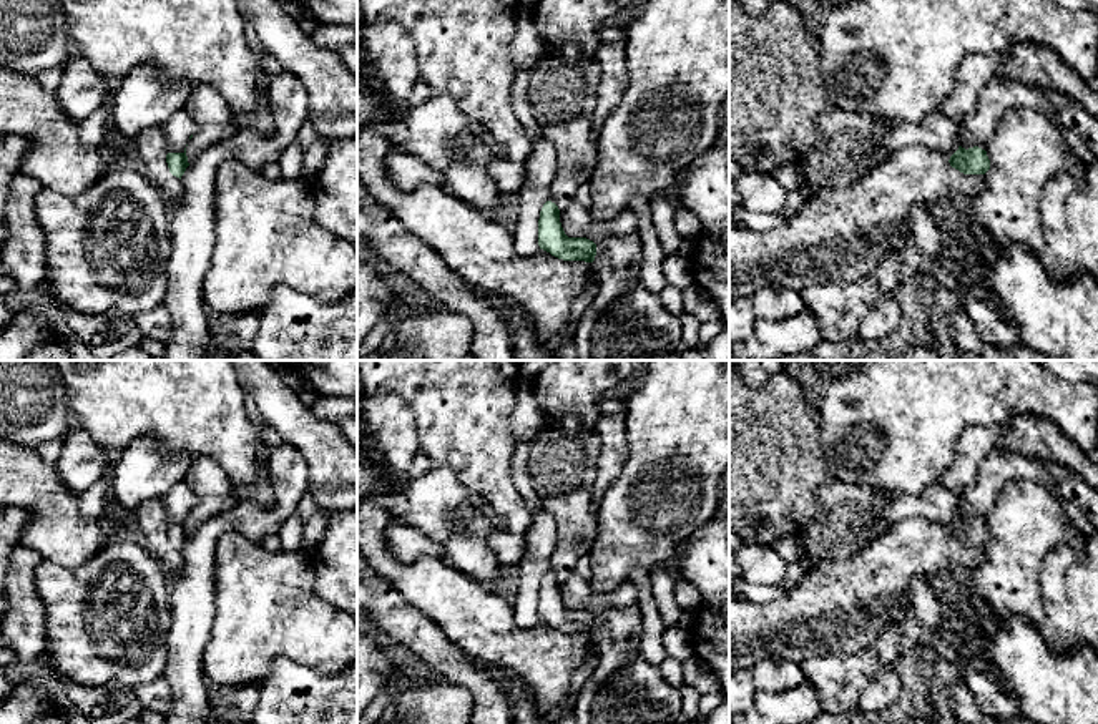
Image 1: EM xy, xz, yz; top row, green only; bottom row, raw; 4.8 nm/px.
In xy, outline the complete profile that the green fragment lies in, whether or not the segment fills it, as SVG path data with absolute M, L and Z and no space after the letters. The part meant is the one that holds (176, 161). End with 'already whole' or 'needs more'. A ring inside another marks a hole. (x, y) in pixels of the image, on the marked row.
M179 110L163 126L159 126L159 130L166 138L166 163L169 173L181 179L189 166L186 146L196 133L196 123L183 110Z | needs more

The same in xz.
M550 198L538 219L538 246L563 261L595 266L596 296L578 319L573 344L576 360L593 360L591 334L596 320L640 279L643 247L638 234L605 237L598 244L586 237L568 237L560 223L560 209Z | needs more

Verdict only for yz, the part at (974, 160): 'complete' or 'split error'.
split error

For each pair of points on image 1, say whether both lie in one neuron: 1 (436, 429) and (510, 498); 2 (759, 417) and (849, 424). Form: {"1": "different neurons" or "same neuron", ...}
{"1": "same neuron", "2": "different neurons"}

